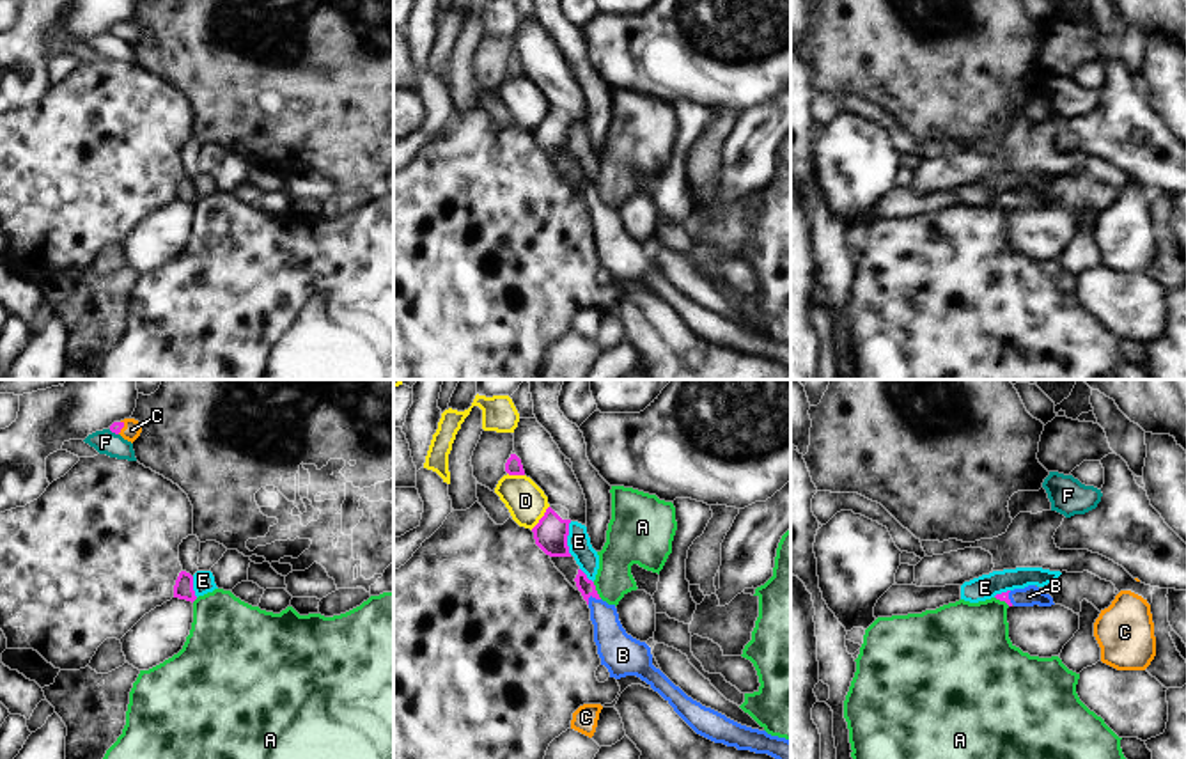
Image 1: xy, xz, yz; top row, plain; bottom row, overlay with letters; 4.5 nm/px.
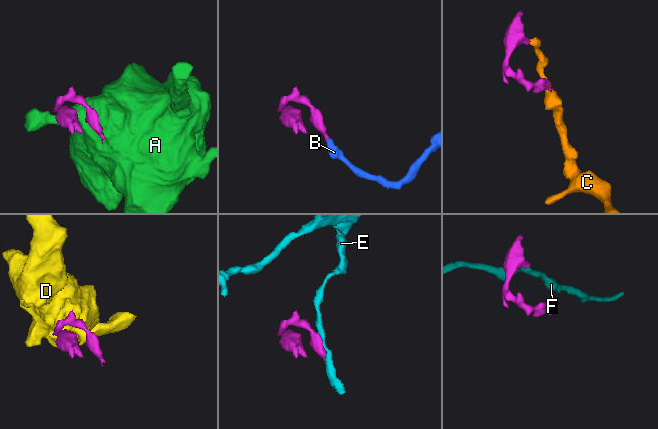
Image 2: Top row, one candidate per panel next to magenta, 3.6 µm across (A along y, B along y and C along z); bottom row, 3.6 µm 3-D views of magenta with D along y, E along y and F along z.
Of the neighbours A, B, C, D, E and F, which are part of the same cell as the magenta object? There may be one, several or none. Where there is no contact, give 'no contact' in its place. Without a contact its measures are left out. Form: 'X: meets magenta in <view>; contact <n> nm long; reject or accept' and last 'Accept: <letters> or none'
A: meets magenta in xz; contact 90 nm long; reject
B: meets magenta in xz; contact 70 nm long; accept
C: meets magenta in xy; contact 70 nm long; accept
D: meets magenta in xz; contact 140 nm long; reject
E: meets magenta in xz; contact 150 nm long; reject
F: meets magenta in xy; contact 50 nm long; reject
Accept: B, C

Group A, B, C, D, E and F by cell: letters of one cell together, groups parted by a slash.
A / B C / D / E / F

